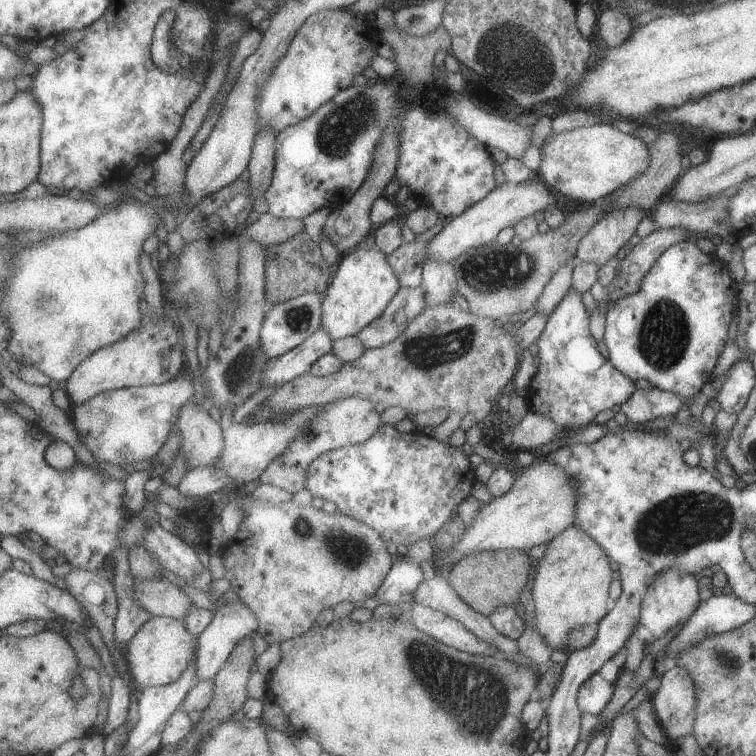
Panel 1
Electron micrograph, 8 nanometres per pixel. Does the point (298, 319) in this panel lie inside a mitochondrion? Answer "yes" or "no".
yes

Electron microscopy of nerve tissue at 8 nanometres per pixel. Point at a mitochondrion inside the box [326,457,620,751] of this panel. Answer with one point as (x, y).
(489, 702)

